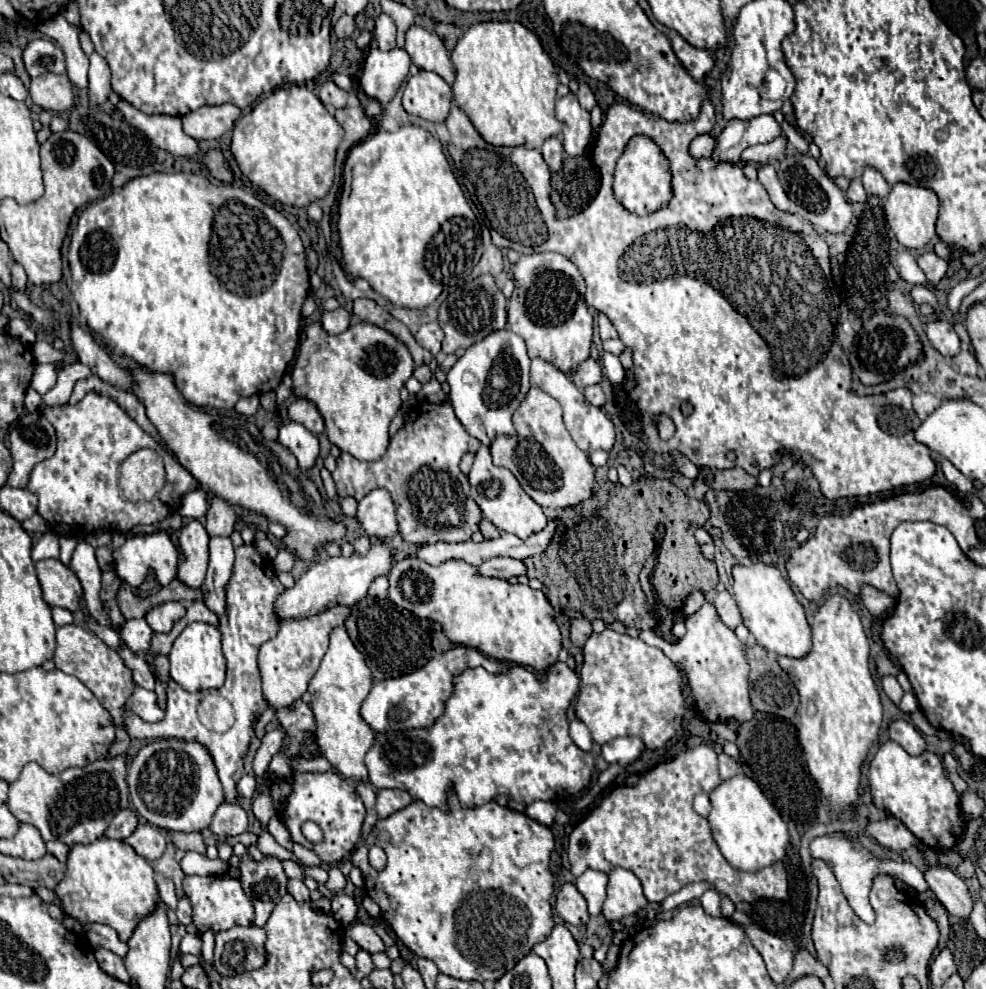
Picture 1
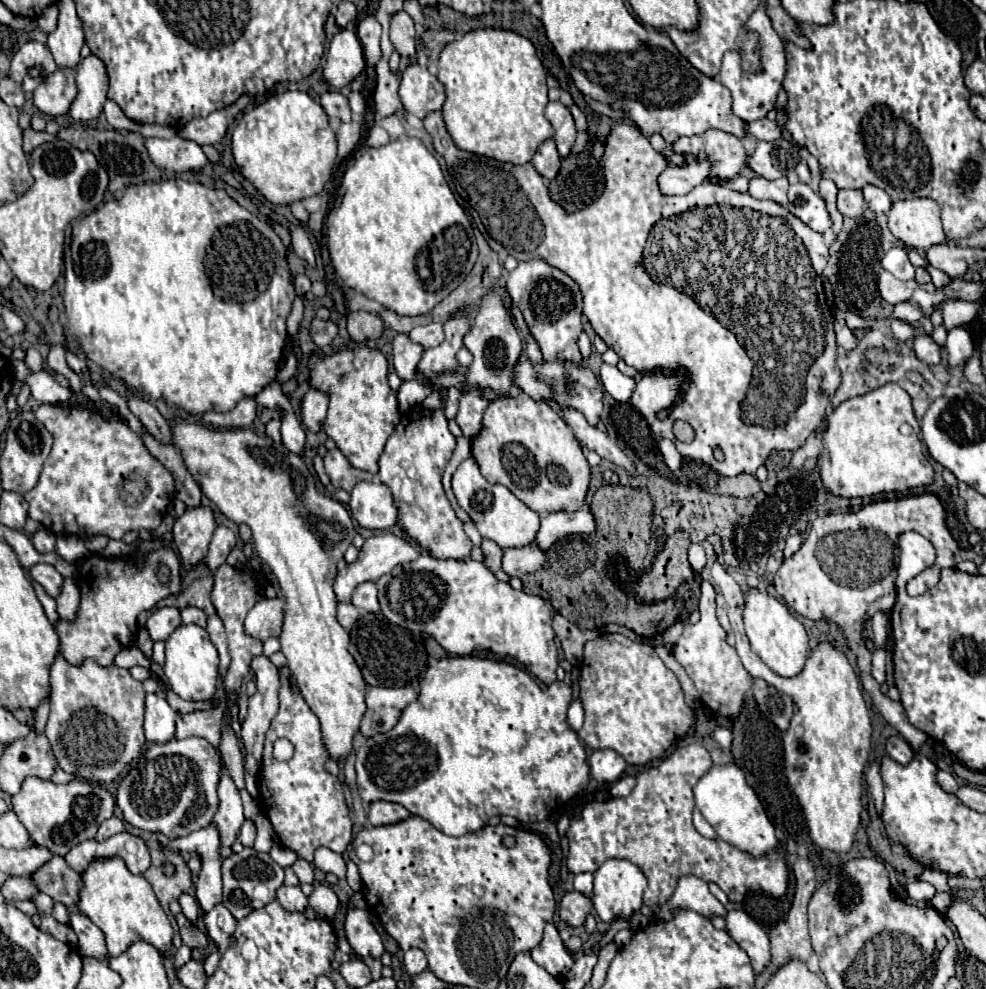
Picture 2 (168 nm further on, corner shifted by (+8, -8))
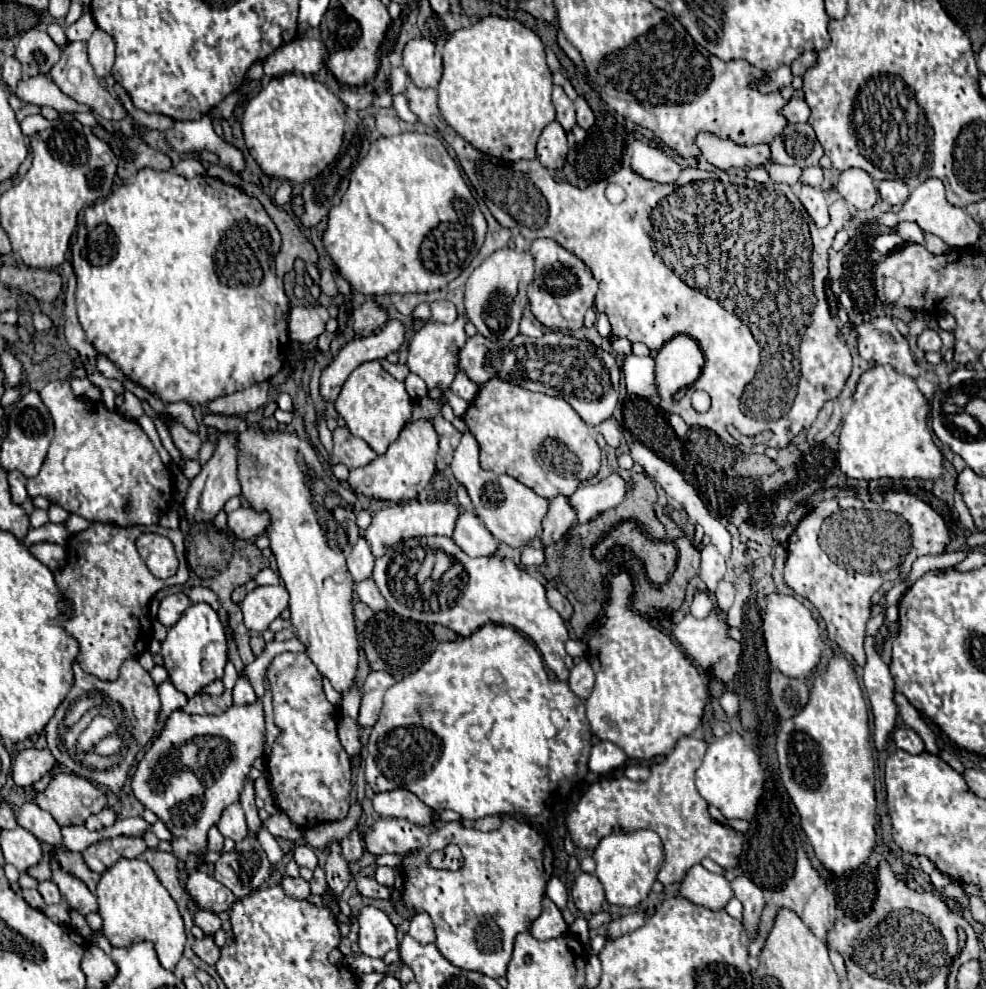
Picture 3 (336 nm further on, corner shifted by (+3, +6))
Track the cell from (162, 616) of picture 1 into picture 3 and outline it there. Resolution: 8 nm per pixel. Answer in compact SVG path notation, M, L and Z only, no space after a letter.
M183 592L165 596L165 598L161 600L157 618L159 618L159 622L161 622L165 628L169 628L169 626L173 626L173 624L183 616L183 612L185 612L189 606L191 606L191 600L189 600Z

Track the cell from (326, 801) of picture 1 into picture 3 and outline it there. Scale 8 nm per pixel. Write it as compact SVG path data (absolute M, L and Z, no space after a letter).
M283 652L267 668L273 694L275 724L281 728L267 772L273 782L279 808L299 826L343 820L349 812L351 762L337 738L339 708L323 692L323 678L307 654Z

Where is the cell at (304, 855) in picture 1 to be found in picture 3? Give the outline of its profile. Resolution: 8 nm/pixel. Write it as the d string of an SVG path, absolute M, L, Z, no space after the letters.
M297 846L293 850L293 860L299 864L299 866L305 866L305 868L315 868L317 866L317 856L313 852L313 848L309 846Z

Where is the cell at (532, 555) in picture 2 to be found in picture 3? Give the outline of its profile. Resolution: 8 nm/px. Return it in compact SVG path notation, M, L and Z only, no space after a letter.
M555 496L553 500L549 500L549 512L545 516L543 532L541 532L543 546L557 542L575 522L577 522L577 514L575 508L569 504L567 496Z

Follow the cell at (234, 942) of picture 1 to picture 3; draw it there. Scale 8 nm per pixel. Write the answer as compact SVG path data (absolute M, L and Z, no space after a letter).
M193 870L189 874L185 890L199 908L211 910L215 914L227 912L235 902L235 896L227 886L221 886L221 882L217 882L213 876L199 870Z

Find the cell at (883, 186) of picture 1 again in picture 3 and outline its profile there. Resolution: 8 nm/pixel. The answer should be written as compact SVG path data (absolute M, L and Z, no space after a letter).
M883 180L879 182L879 194L889 204L905 204L909 198L909 188L901 180Z

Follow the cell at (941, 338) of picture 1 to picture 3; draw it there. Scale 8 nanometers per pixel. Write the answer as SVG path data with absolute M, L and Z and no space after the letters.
M925 328L923 334L917 338L917 346L923 352L937 352L937 350L941 350L941 338L939 338L939 334L935 330Z

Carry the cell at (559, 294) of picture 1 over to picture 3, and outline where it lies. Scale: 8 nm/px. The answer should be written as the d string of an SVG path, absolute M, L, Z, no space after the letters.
M551 238L533 240L527 248L535 258L535 278L529 284L529 308L535 318L551 330L577 330L583 326L585 310L593 306L597 280L581 258L565 250Z

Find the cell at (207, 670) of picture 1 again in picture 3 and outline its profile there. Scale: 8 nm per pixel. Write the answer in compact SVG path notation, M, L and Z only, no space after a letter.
M205 602L191 604L181 620L169 628L167 638L161 644L161 656L169 672L169 682L179 692L183 692L187 698L201 694L207 684L223 678L223 668L227 664L227 638L219 614Z

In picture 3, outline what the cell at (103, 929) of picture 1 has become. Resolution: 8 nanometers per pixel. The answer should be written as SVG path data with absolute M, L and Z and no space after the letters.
M51 854L51 880L57 884L59 892L65 896L67 904L71 906L71 910L77 910L83 916L93 912L93 910L97 910L95 894L89 892L89 888L85 886L83 880L75 878L67 870L63 870L53 854Z

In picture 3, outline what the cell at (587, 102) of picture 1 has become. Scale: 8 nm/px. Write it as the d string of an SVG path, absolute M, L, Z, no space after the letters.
M579 96L579 98L575 100L575 108L577 108L577 126L583 128L583 130L589 130L589 128L593 126L595 118L593 118L593 112L591 112L589 104L585 102L585 98Z

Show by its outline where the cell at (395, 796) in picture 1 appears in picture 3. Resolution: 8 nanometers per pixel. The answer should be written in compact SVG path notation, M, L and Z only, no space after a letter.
M405 788L375 794L373 808L383 818L385 816L403 818L417 826L427 826L435 818L435 810L429 808L425 802L421 802L413 792L409 792Z

